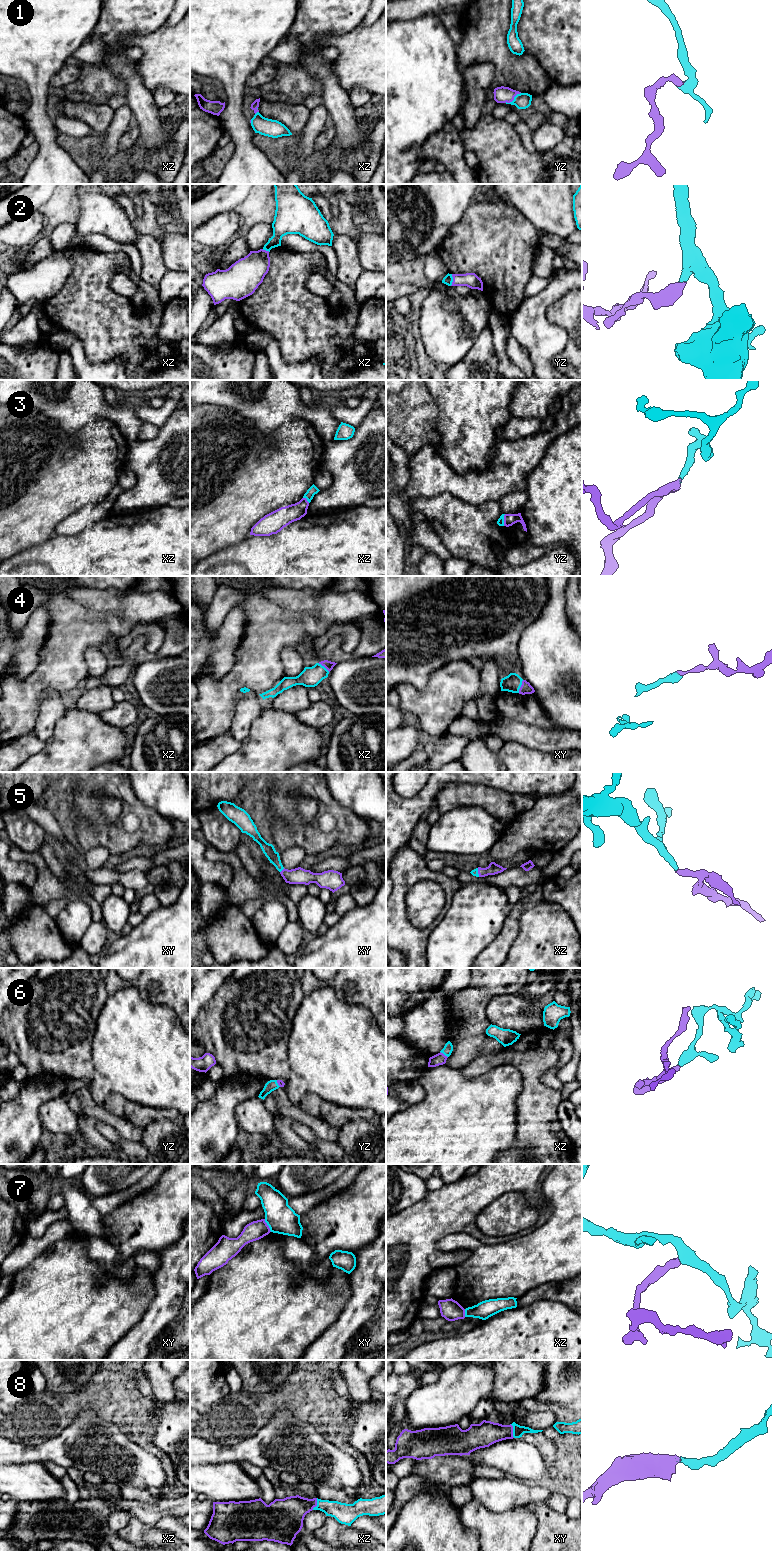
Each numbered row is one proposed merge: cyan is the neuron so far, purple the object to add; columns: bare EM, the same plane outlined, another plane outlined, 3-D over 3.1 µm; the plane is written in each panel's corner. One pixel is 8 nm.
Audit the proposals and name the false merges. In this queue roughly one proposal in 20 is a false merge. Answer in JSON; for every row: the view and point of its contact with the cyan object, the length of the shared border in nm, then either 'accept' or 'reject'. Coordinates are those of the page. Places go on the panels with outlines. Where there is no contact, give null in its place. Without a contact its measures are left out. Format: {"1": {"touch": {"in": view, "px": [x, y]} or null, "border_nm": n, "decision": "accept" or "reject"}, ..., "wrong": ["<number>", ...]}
{"1": {"touch": {"in": "yz", "px": [514, 99]}, "border_nm": 150, "decision": "accept"}, "2": {"touch": {"in": "yz", "px": [452, 280]}, "border_nm": 100, "decision": "accept"}, "3": {"touch": {"in": "yz", "px": [503, 520]}, "border_nm": 100, "decision": "accept"}, "4": {"touch": {"in": "xy", "px": [520, 686]}, "border_nm": 110, "decision": "accept"}, "5": {"touch": {"in": "xy", "px": [282, 869]}, "border_nm": 50, "decision": "accept"}, "6": {"touch": {"in": "xz", "px": [444, 1054]}, "border_nm": 80, "decision": "accept"}, "7": {"touch": {"in": "xy", "px": [267, 1224]}, "border_nm": 120, "decision": "reject"}, "8": {"touch": {"in": "xy", "px": [513, 1431]}, "border_nm": 120, "decision": "accept"}, "wrong": ["7"]}

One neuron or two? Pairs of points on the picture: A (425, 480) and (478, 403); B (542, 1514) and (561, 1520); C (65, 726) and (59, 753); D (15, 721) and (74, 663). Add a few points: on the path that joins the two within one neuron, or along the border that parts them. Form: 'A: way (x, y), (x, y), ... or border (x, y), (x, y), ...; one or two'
A: border (435, 446), (438, 453), (458, 473); two
B: way (547, 1517), (550, 1520), (556, 1520); one
C: way (65, 733), (65, 746); one
D: way (19, 703), (51, 671), (56, 669); one

